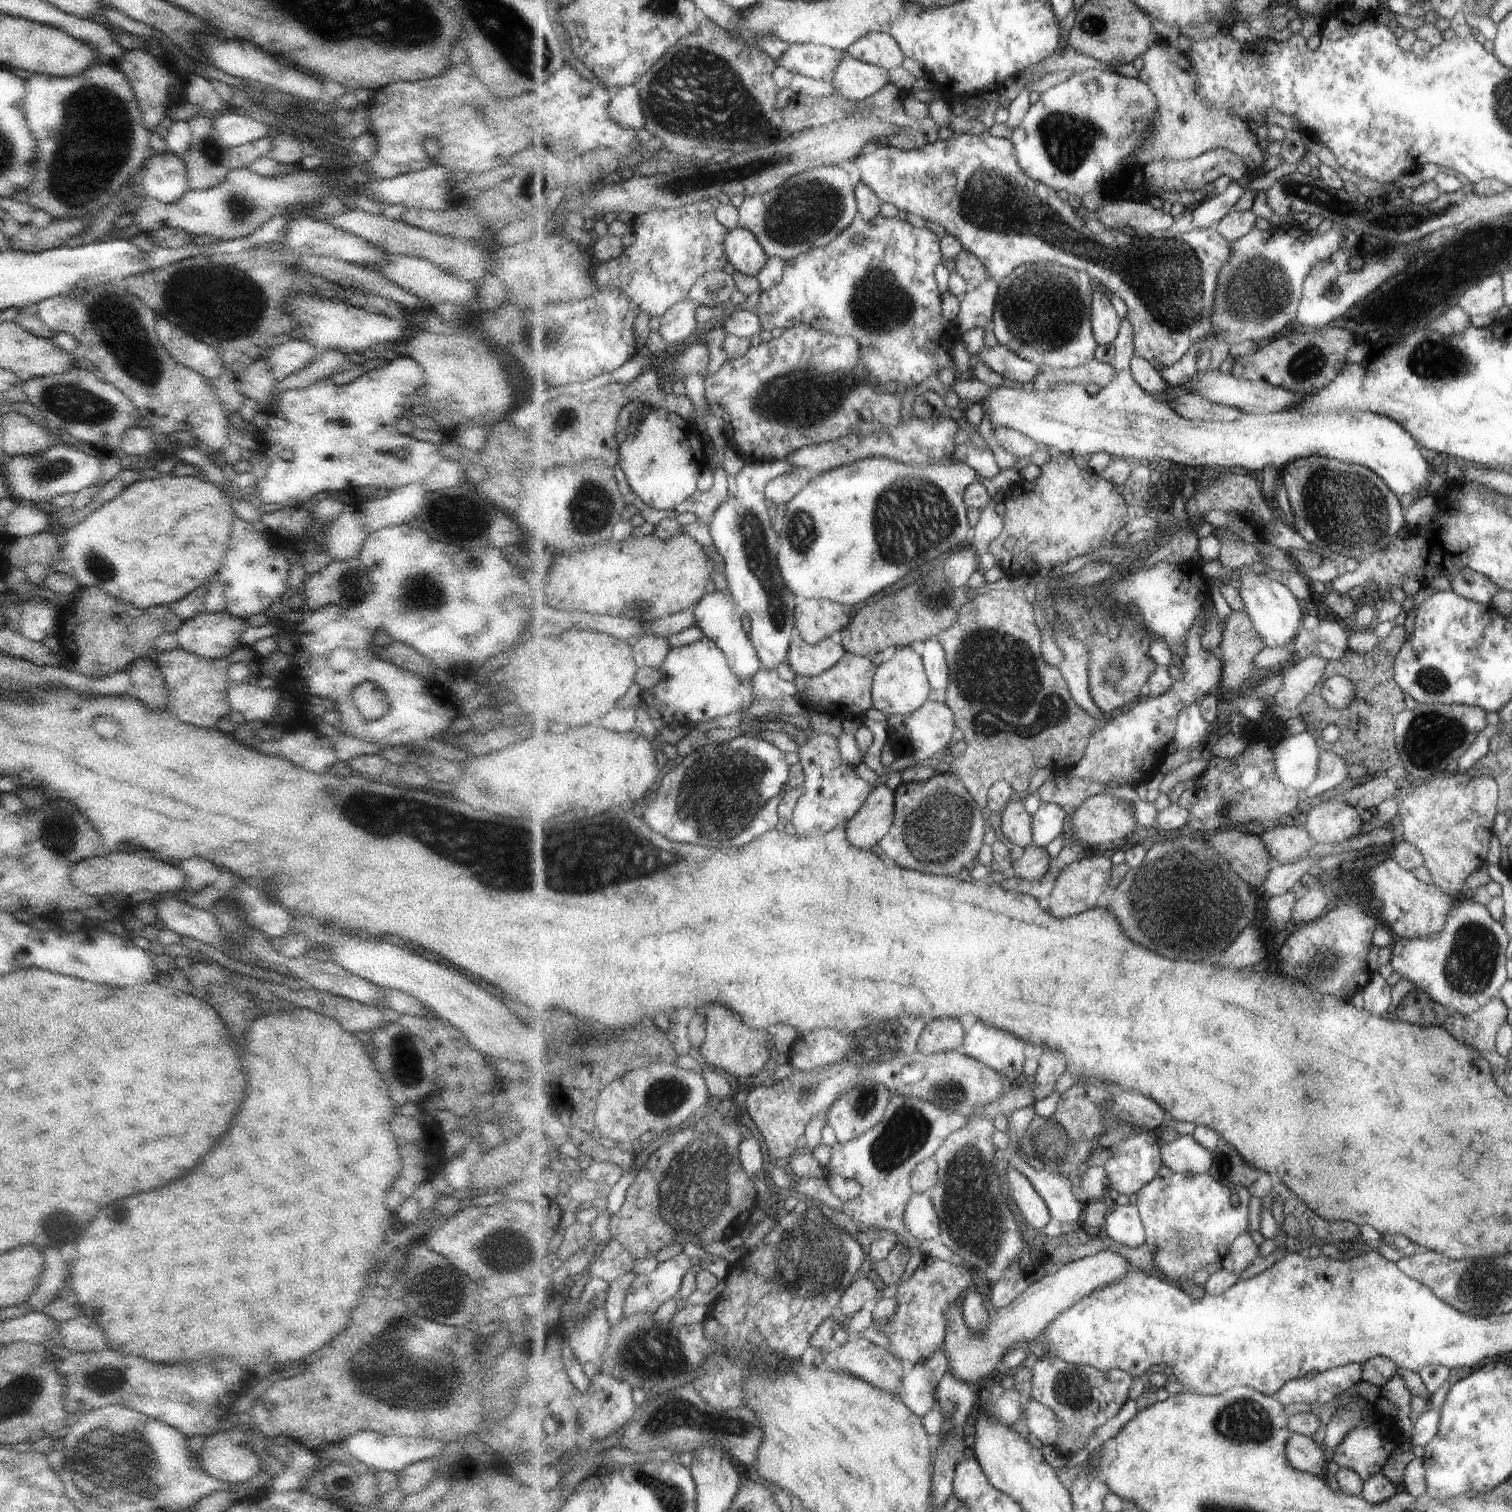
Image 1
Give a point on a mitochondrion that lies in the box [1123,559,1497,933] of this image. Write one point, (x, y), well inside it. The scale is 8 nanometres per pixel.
(1428, 740)

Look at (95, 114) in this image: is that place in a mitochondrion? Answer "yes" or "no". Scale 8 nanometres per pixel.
yes

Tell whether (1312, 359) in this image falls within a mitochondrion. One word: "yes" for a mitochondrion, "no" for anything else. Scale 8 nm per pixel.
yes

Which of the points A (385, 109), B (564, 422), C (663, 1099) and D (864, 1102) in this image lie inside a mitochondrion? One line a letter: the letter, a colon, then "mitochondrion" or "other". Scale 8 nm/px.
A: other
B: mitochondrion
C: mitochondrion
D: mitochondrion

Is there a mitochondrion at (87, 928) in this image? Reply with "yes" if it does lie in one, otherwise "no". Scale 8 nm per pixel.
no

